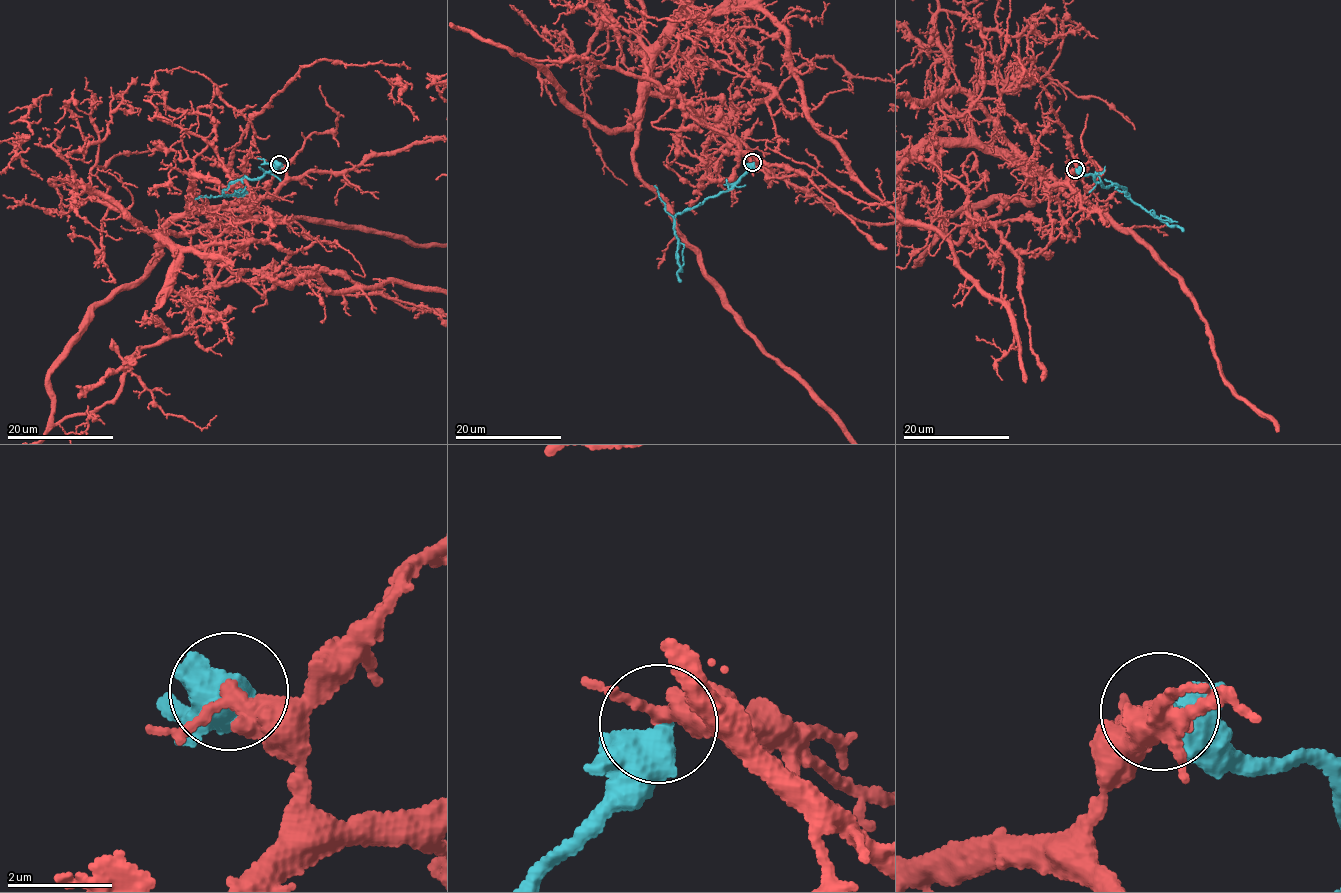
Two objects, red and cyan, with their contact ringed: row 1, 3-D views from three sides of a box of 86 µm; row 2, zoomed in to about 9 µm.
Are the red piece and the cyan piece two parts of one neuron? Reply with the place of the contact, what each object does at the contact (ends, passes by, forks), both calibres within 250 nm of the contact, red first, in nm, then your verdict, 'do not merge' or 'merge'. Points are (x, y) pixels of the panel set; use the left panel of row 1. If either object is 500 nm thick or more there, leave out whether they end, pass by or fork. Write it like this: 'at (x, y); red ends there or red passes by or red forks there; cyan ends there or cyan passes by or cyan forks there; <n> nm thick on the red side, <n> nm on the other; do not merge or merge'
at (279, 164); 320 nm thick on the red side, 600 nm on the other; do not merge

